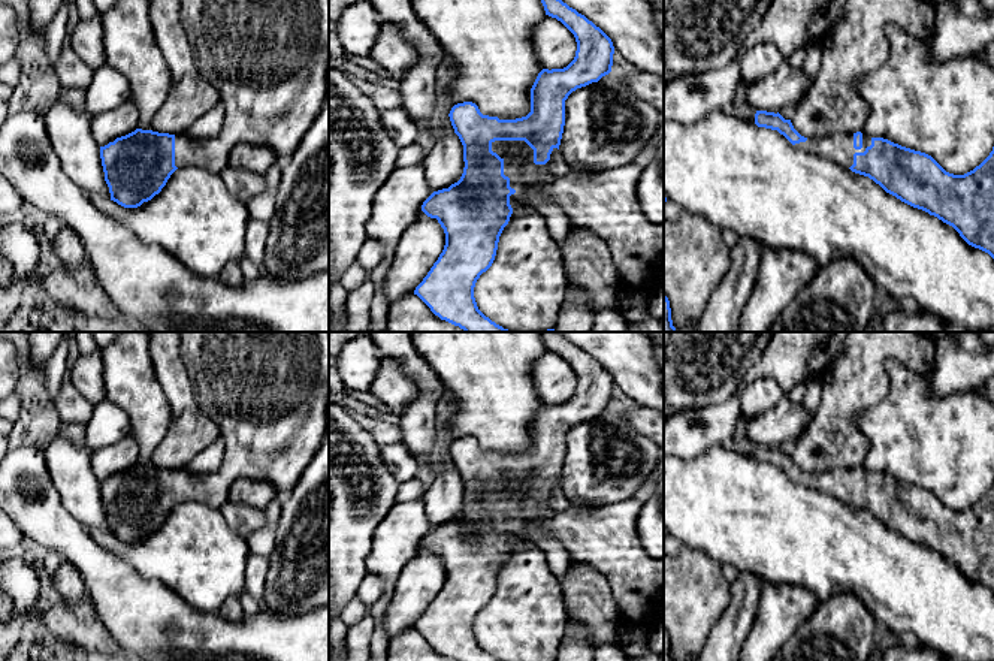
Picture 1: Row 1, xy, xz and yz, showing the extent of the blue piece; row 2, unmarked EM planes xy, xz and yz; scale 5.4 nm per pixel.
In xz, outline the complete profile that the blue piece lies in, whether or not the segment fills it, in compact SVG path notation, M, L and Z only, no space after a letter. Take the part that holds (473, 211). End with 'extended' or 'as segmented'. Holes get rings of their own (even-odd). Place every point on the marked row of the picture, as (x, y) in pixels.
M541 0L546 15L561 21L575 37L574 60L564 69L543 69L531 88L531 112L516 120L499 120L483 115L472 102L457 103L448 117L454 133L463 145L463 173L448 188L433 191L422 205L422 211L436 218L445 233L445 245L423 281L417 295L441 320L459 326L465 332L555 332L559 310L567 296L567 272L562 250L550 236L544 215L526 202L526 190L541 185L552 200L568 217L572 227L586 229L599 236L610 248L613 269L620 290L647 293L650 298L662 287L664 274L664 224L650 221L643 212L637 185L643 166L629 163L602 172L572 169L556 176L547 170L550 154L559 150L565 126L565 100L577 88L598 82L611 72L614 46L611 39L584 15L562 0Z | extended

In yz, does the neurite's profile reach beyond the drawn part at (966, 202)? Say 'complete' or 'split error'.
split error

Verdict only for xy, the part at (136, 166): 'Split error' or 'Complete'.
Split error

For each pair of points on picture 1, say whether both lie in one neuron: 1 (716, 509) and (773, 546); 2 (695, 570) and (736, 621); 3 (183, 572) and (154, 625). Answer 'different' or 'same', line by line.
1: same
2: different
3: different

